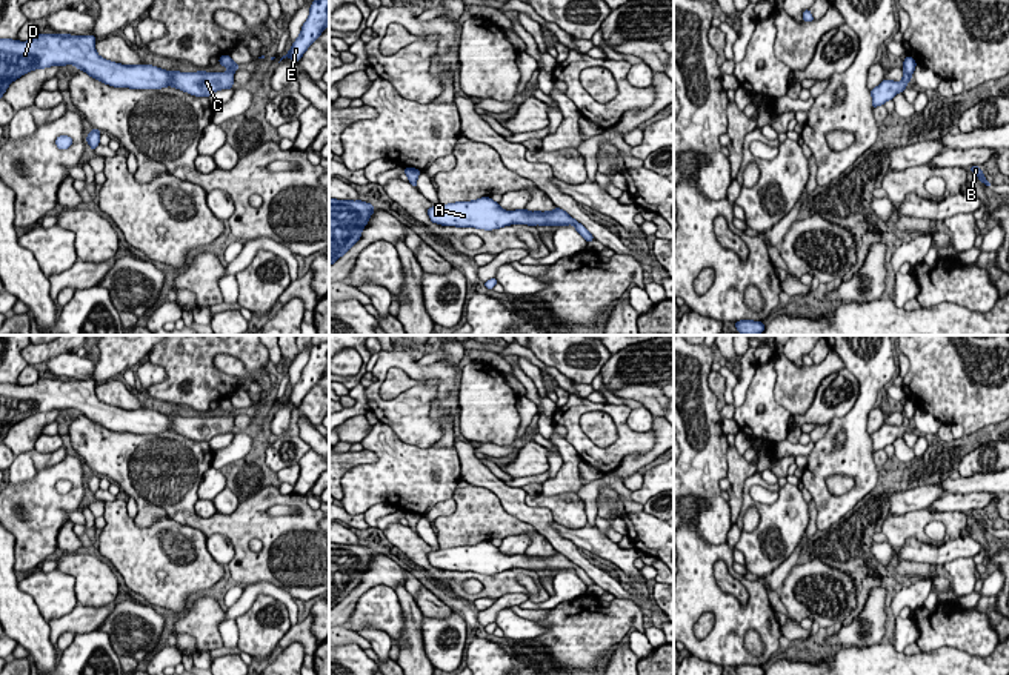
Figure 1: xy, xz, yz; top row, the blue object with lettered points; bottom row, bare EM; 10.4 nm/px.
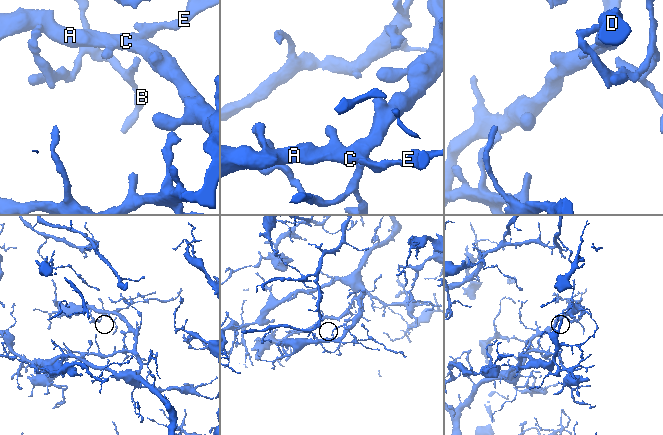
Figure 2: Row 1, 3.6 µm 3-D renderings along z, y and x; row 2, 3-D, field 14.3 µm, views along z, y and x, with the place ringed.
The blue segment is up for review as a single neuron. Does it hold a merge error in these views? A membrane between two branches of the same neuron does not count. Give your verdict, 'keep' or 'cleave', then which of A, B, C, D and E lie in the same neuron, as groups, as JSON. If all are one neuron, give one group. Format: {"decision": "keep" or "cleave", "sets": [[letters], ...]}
{"decision": "keep", "sets": [["A", "B", "C", "D", "E"]]}

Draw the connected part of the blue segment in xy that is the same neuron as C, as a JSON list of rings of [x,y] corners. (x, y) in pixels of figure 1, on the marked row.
[[[38,34],[28,42],[0,38],[0,98],[8,86],[34,69],[74,65],[92,78],[114,88],[162,89],[172,86],[195,97],[209,97],[232,89],[240,65],[231,55],[220,55],[226,72],[178,72],[152,65],[120,65],[100,57],[94,35]]]

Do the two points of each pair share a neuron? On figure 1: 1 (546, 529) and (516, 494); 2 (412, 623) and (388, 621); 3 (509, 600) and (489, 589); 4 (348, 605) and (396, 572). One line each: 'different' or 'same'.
1: same
2: different
3: different
4: same

